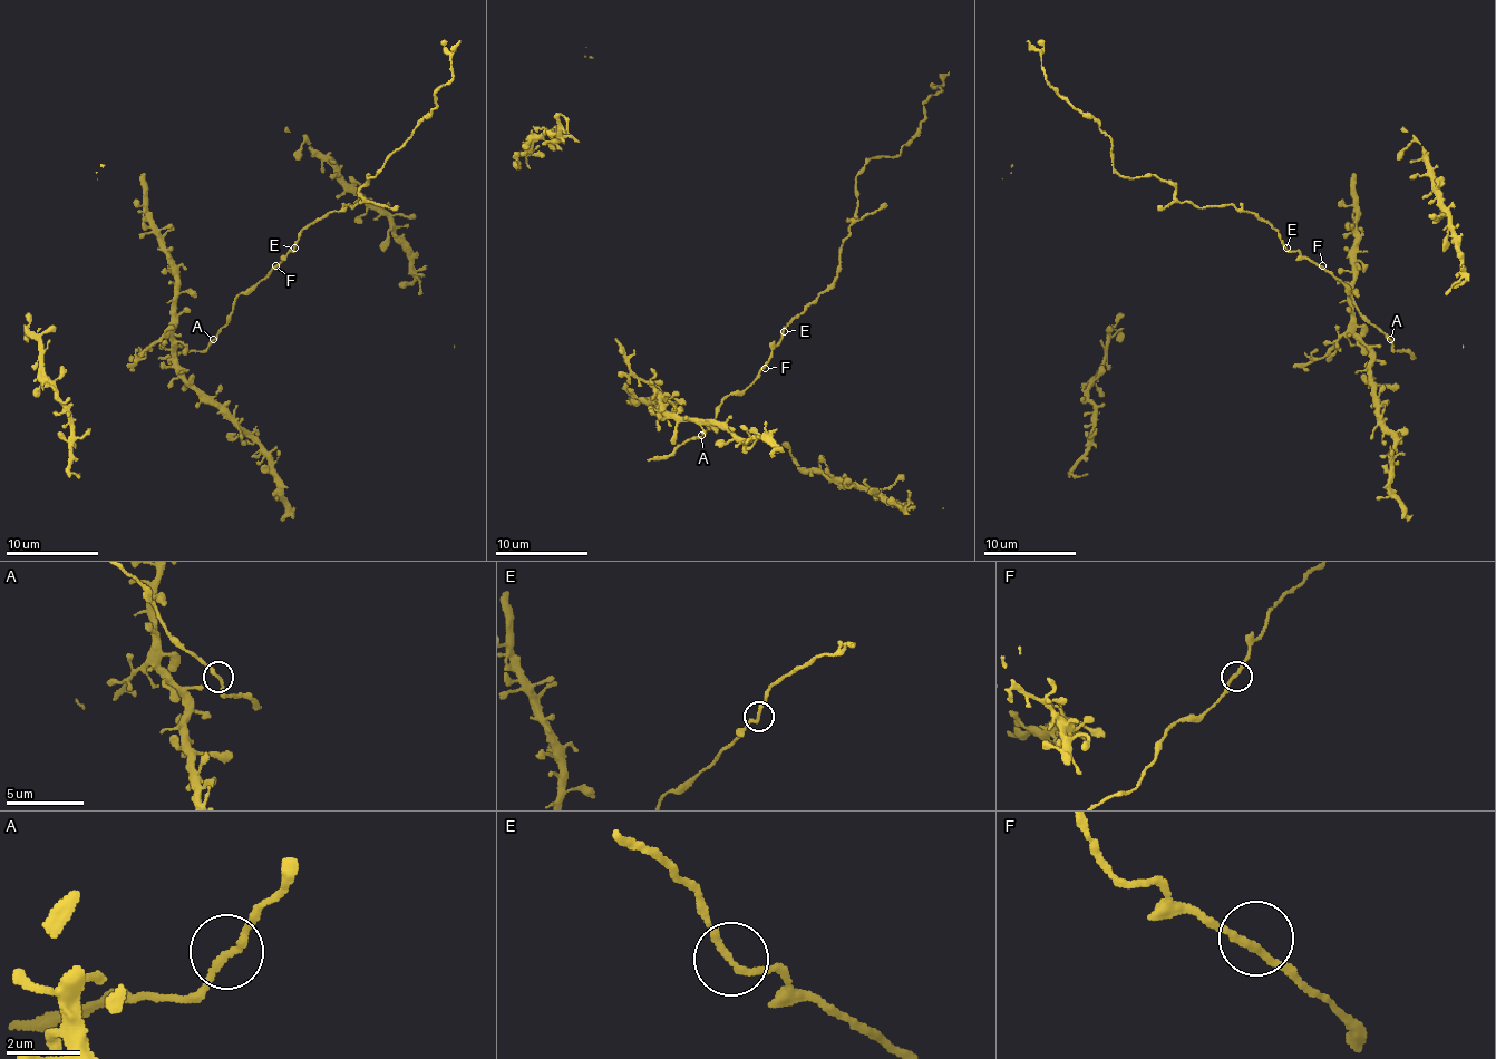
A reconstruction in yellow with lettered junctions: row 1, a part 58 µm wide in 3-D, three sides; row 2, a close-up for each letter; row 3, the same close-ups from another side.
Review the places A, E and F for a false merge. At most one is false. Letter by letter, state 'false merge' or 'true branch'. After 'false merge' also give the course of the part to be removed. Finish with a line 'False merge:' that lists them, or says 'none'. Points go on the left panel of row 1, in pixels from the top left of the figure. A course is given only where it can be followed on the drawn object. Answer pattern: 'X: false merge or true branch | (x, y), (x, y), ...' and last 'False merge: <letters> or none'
A: true branch
E: true branch
F: true branch
False merge: none

